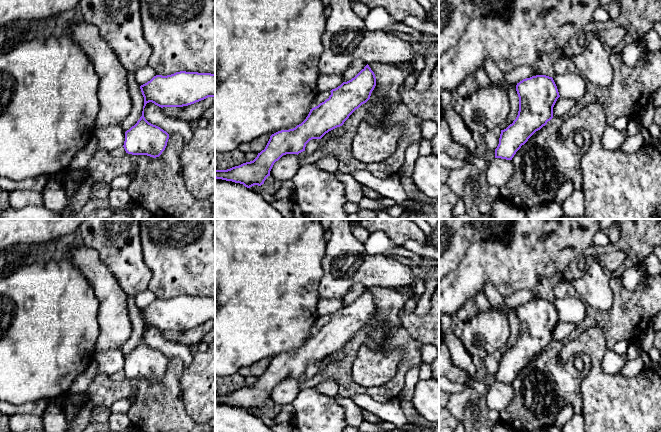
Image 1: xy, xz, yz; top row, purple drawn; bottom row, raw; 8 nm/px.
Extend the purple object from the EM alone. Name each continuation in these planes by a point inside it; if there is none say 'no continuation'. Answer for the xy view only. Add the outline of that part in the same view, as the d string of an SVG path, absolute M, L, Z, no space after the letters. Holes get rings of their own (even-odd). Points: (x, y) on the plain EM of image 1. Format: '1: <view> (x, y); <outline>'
no continuation

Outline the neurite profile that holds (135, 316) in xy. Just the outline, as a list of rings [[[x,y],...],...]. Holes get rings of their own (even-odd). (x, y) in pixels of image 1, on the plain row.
[[[128,296],[128,313],[129,318],[133,327],[133,331],[129,339],[120,347],[123,355],[126,356],[132,350],[134,350],[137,345],[142,340],[144,321],[142,319],[140,310],[135,304],[135,297]]]

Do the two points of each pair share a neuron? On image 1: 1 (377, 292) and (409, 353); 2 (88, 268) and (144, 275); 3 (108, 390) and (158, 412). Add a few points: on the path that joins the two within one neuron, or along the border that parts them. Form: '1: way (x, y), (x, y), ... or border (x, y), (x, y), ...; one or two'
1: border (401, 326), (395, 329), (389, 338); two
2: border (97, 252), (101, 261), (124, 291); two
3: way (120, 390), (136, 390), (146, 400); one

